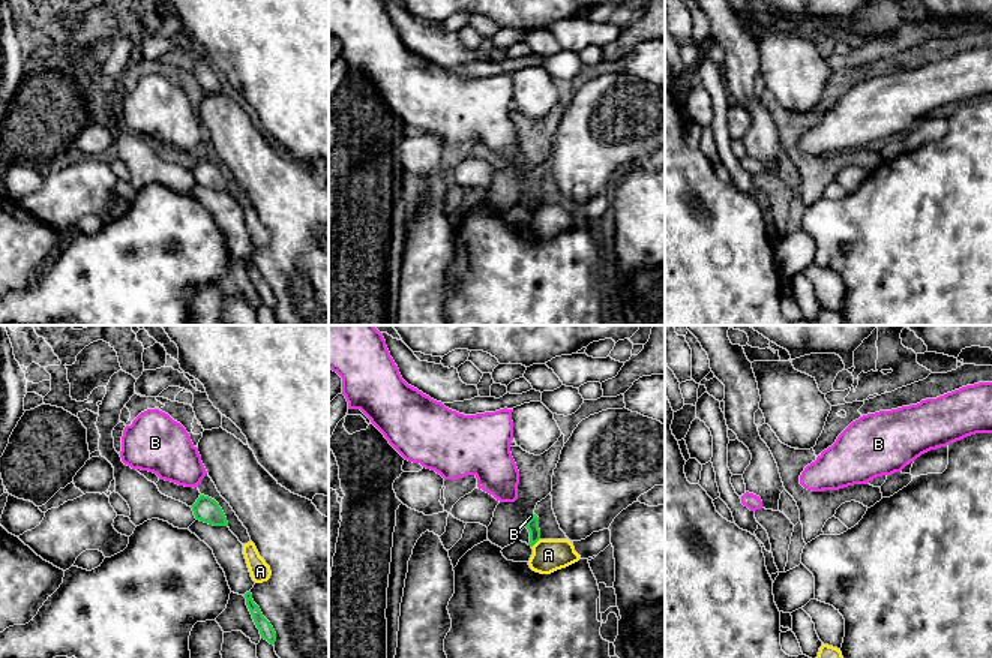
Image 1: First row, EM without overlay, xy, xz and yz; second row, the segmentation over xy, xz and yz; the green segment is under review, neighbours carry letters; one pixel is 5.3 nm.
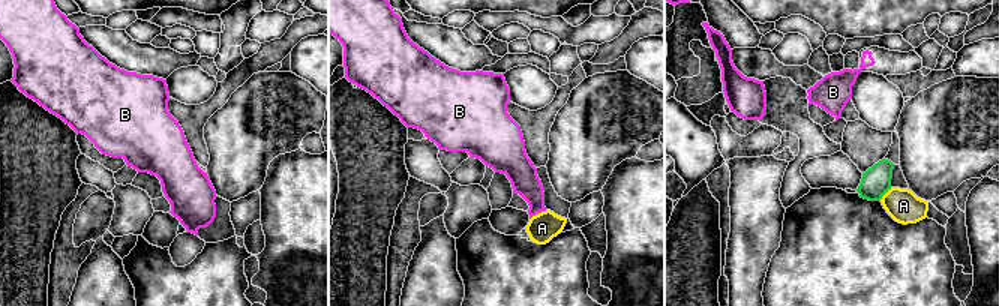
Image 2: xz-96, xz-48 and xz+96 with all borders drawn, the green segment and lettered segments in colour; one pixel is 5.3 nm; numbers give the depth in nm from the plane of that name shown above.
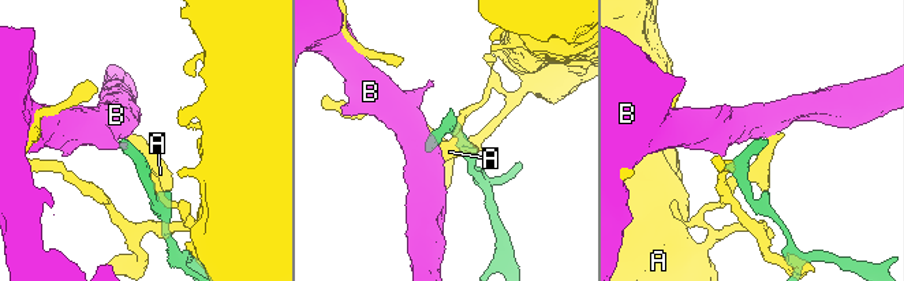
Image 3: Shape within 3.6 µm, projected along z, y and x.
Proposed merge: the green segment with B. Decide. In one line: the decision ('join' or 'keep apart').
keep apart

